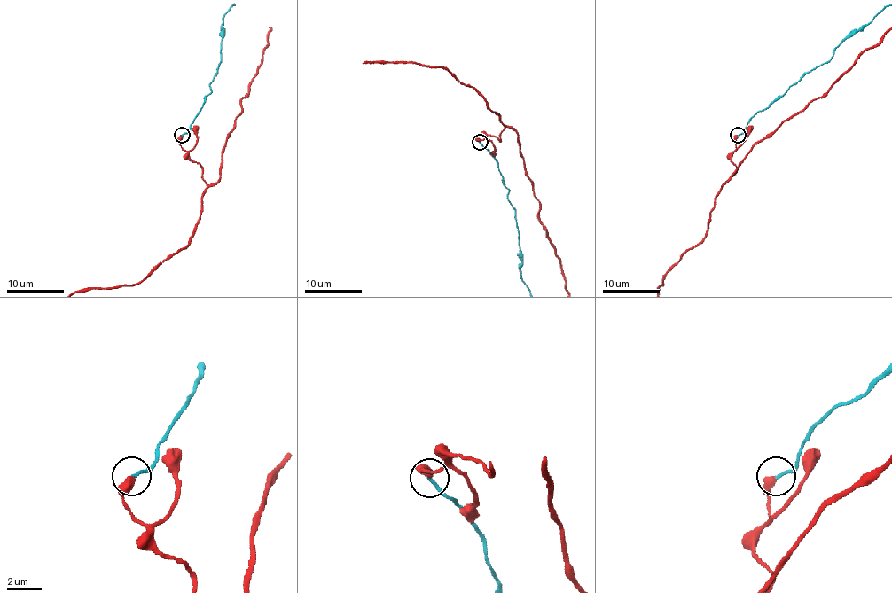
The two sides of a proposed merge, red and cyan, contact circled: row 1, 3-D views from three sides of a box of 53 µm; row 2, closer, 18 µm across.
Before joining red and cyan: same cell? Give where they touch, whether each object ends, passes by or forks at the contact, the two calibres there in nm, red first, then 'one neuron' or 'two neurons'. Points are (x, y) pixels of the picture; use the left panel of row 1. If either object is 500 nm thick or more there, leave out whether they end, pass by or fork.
at (182, 135); red ends there; cyan ends there; 460 nm thick on the red side, 170 nm on the other; two neurons

